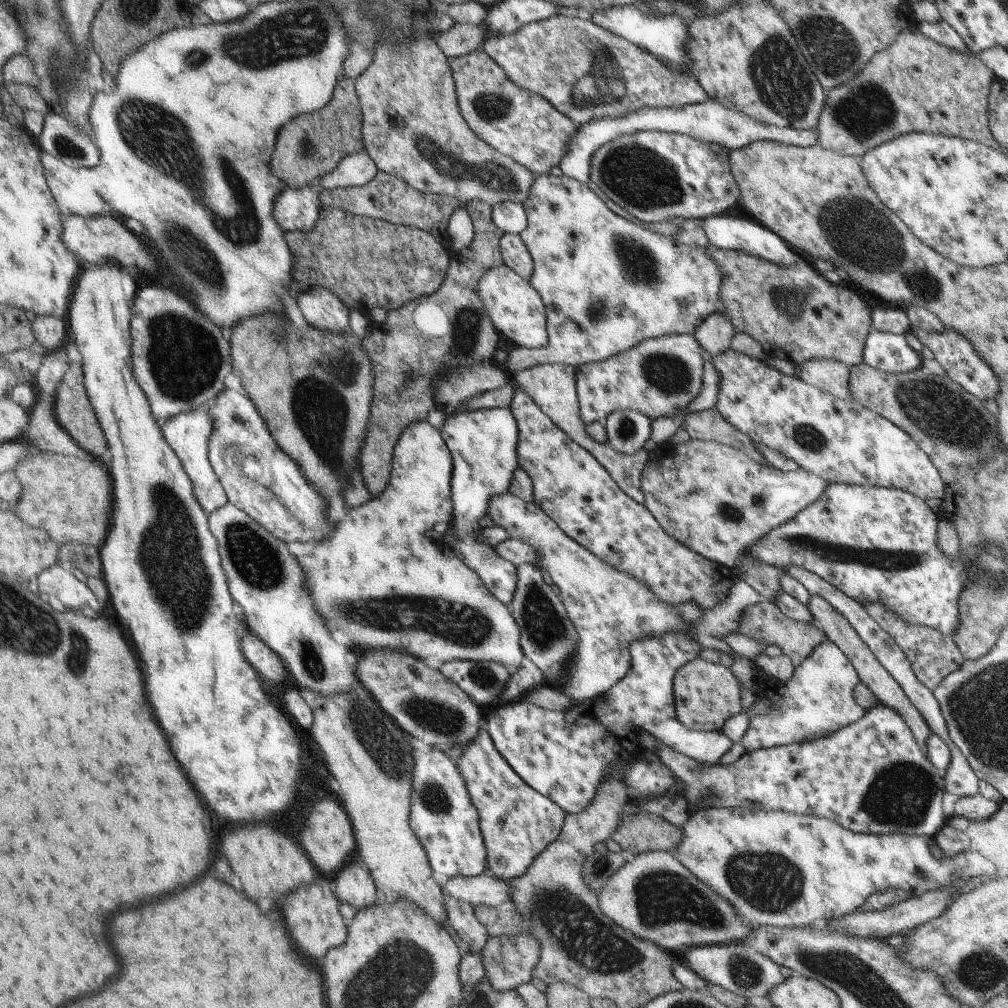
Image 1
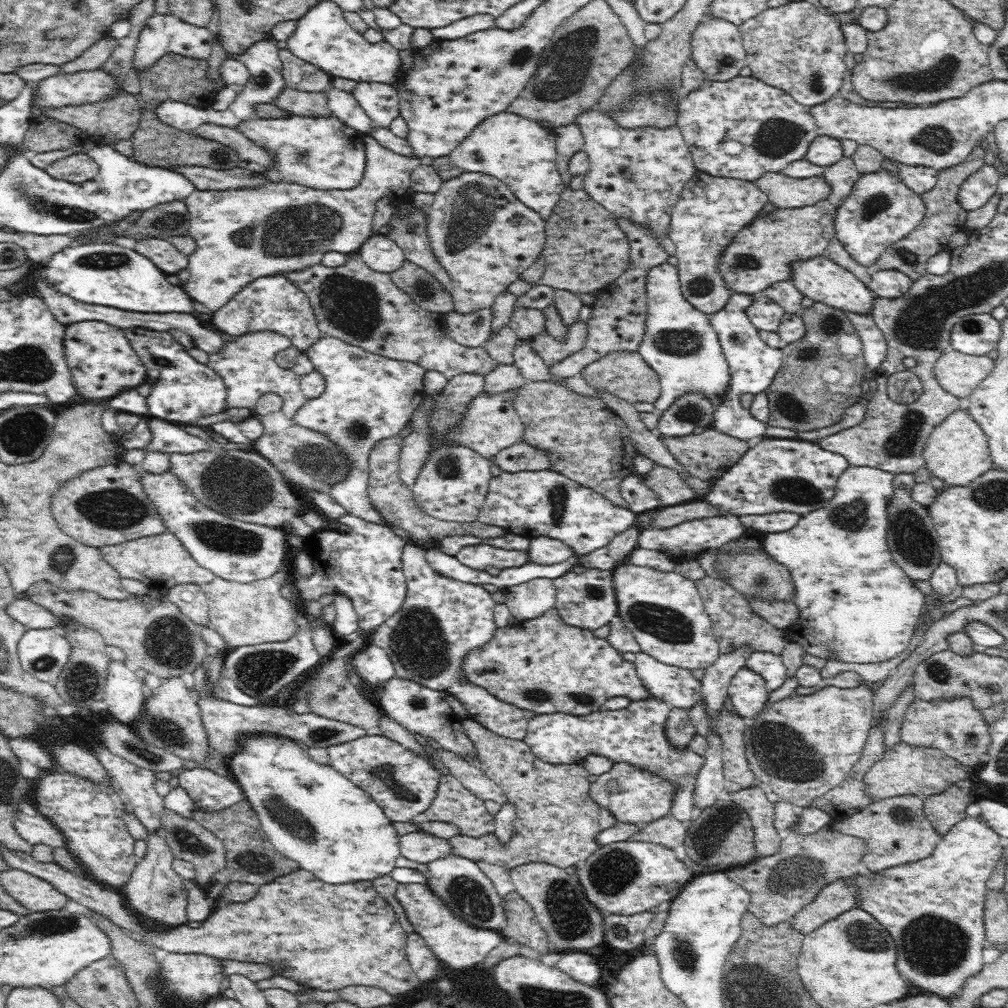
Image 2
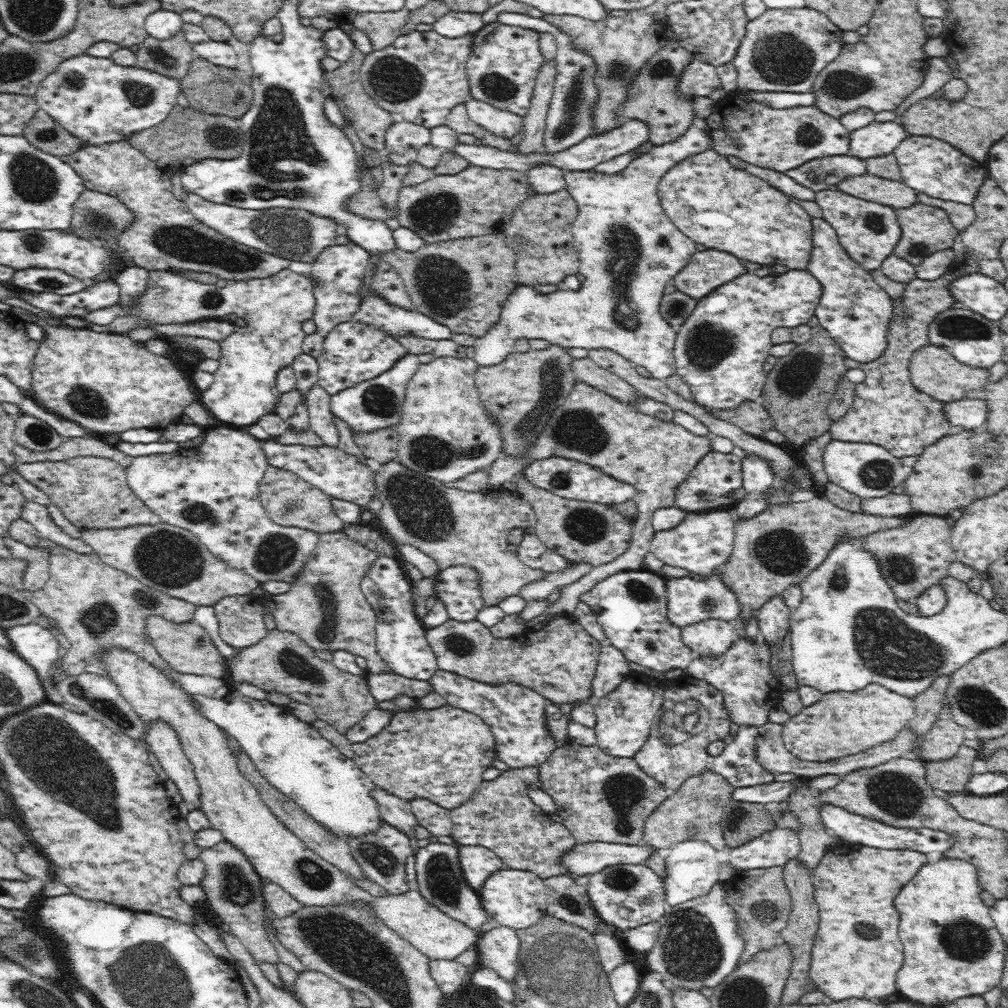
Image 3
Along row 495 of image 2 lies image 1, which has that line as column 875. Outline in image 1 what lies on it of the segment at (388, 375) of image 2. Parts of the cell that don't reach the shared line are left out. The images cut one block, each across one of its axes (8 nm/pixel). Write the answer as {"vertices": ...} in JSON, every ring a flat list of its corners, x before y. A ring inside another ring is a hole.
{"vertices":[[875,332,867,335,866,348,862,351,862,362,881,372,905,373,921,367,921,354,911,348,903,334]]}

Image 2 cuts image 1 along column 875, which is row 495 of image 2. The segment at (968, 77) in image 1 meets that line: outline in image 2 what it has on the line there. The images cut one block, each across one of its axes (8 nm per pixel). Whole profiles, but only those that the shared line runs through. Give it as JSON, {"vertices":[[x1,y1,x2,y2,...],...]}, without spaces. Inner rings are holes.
{"vertices":[[128,462,99,466,64,481,52,495,51,511,64,534,98,549,168,532,144,492,139,467]]}

